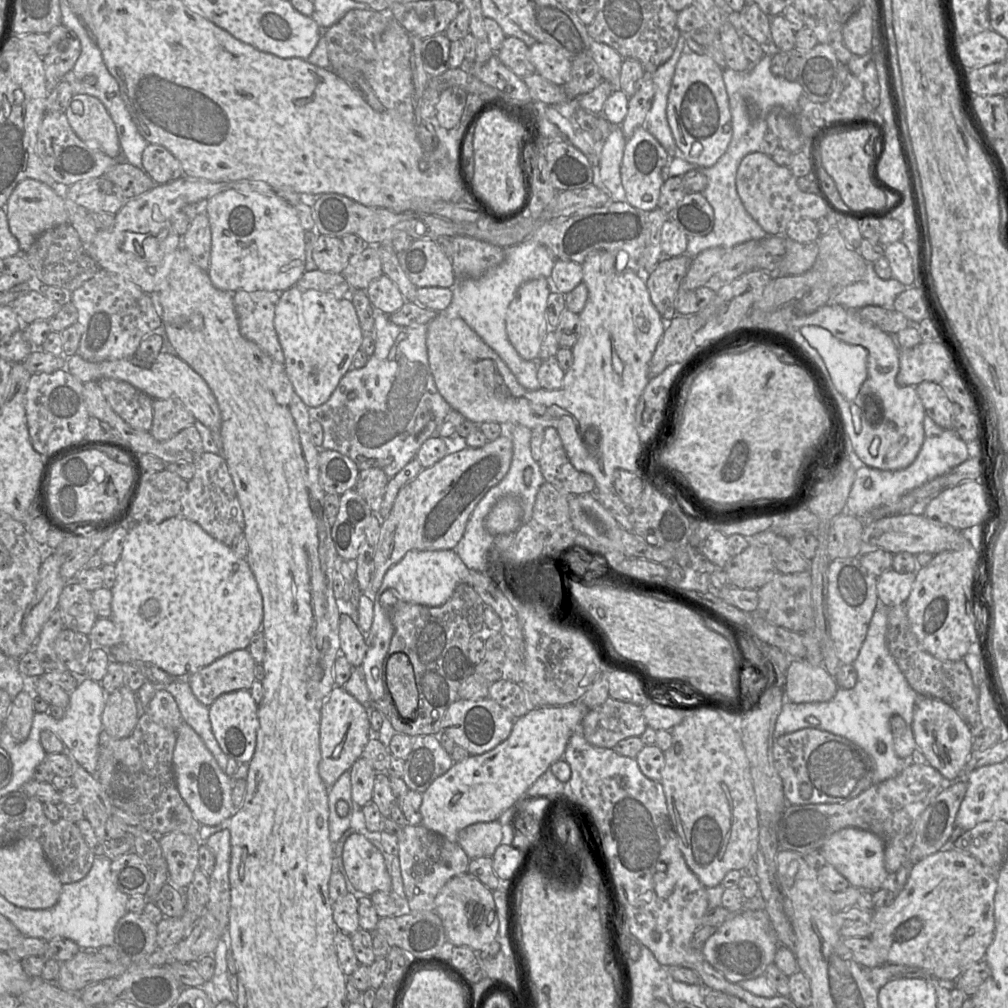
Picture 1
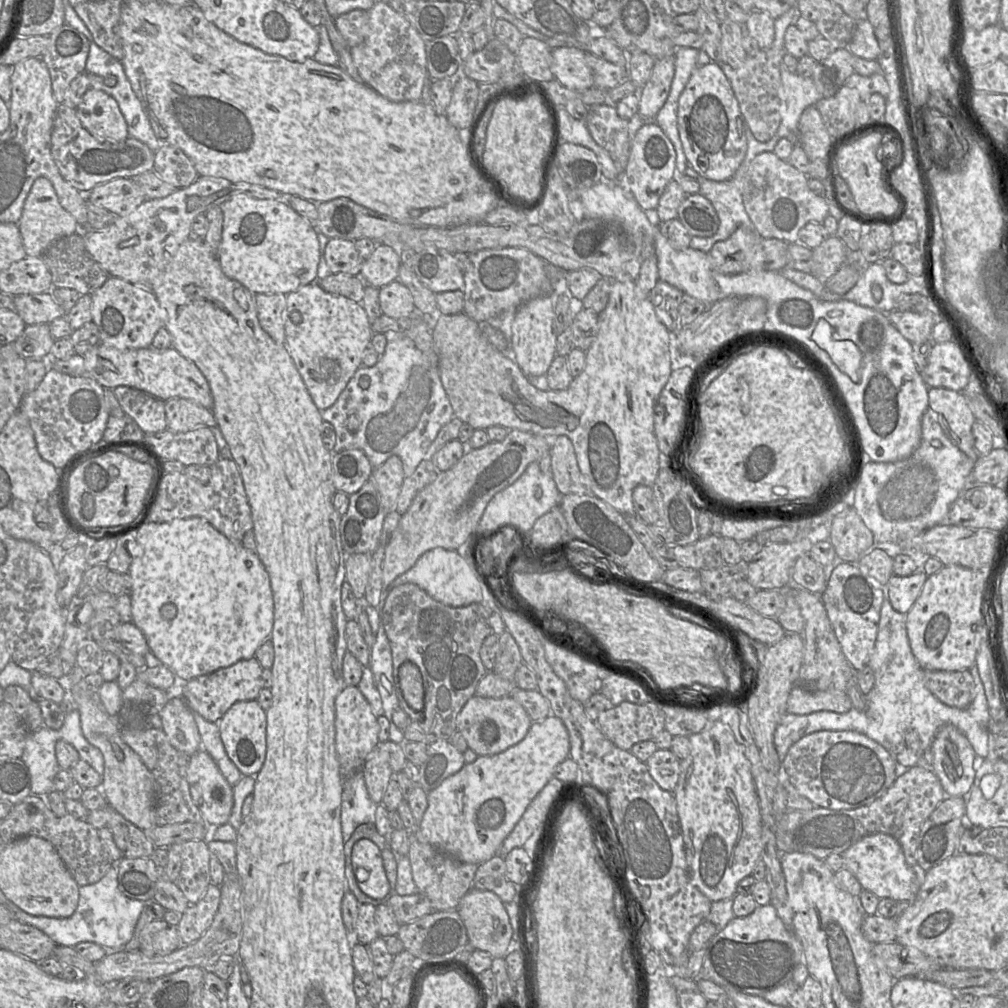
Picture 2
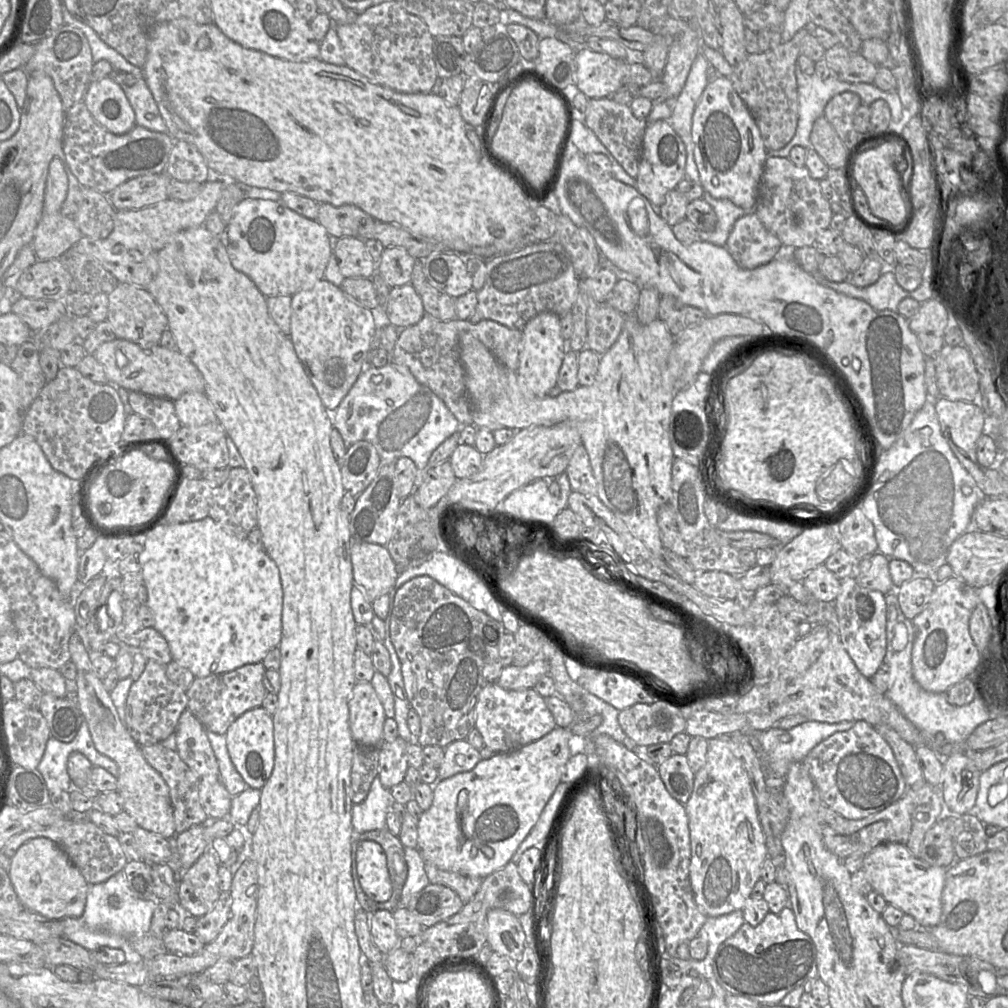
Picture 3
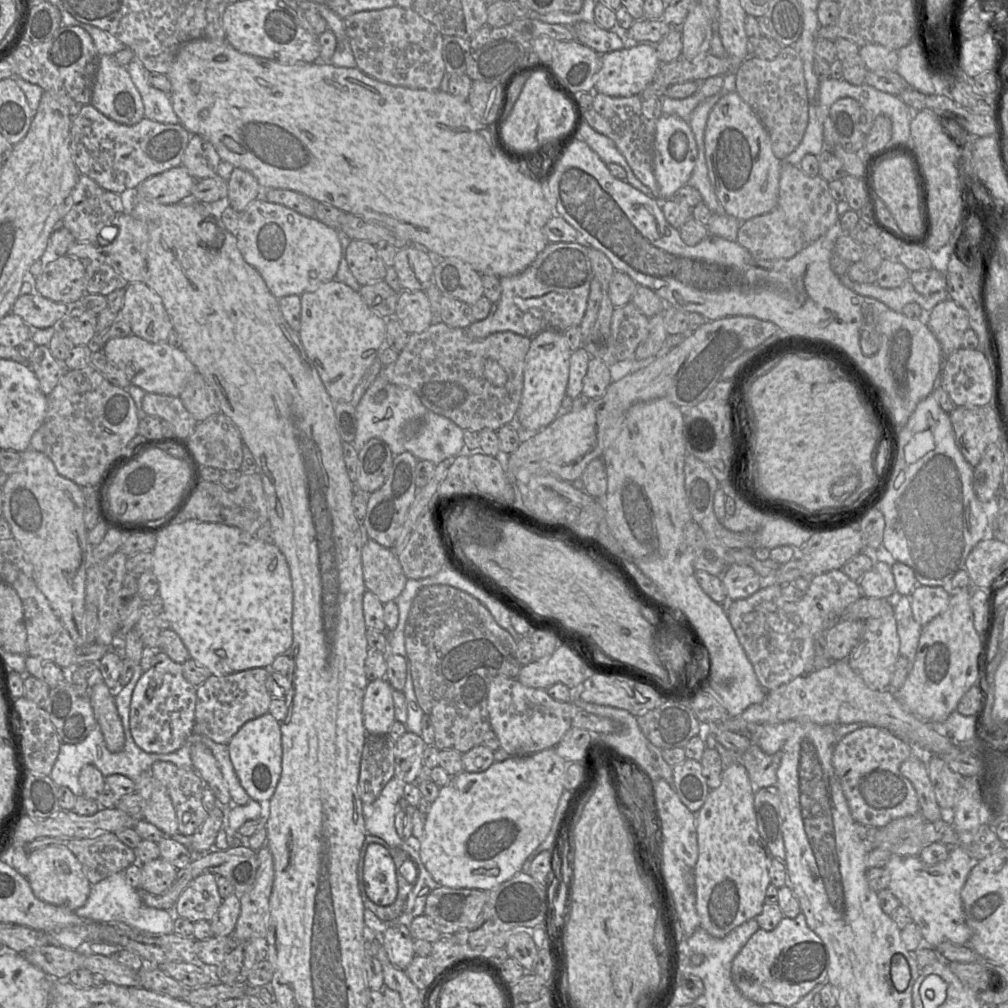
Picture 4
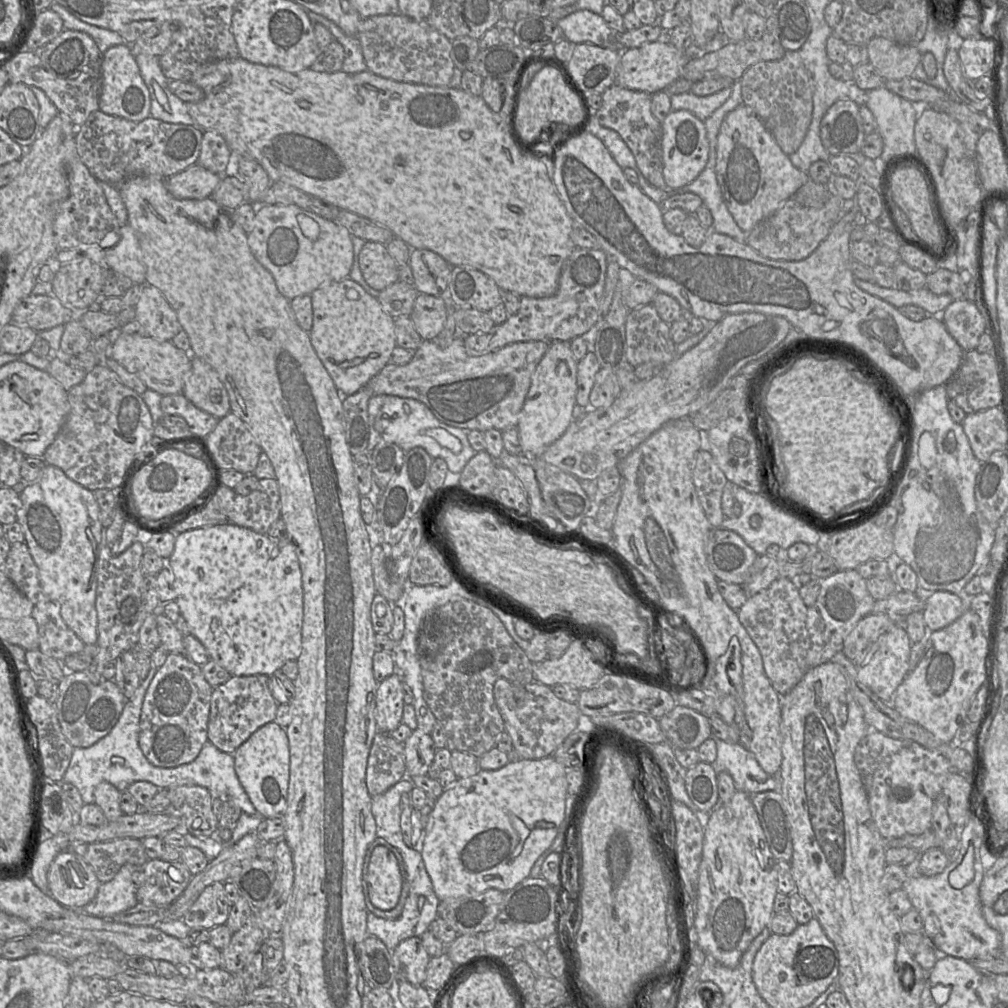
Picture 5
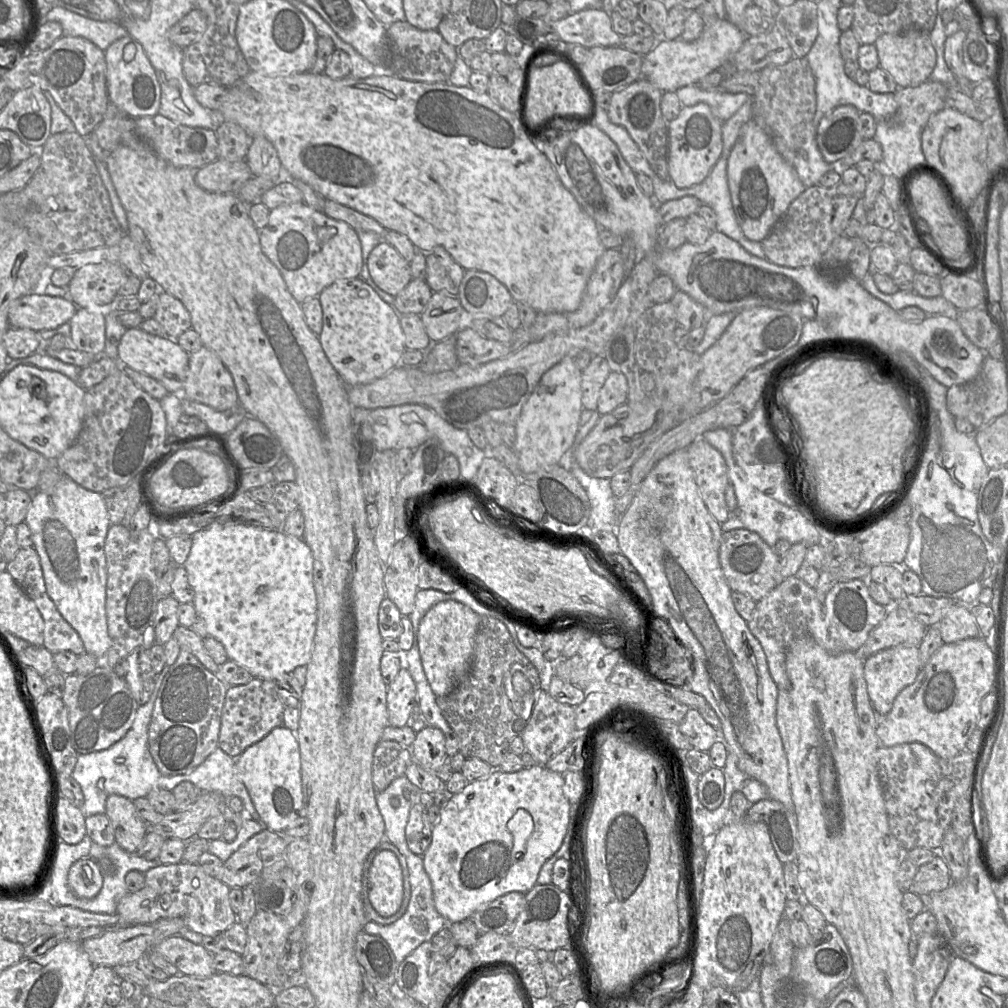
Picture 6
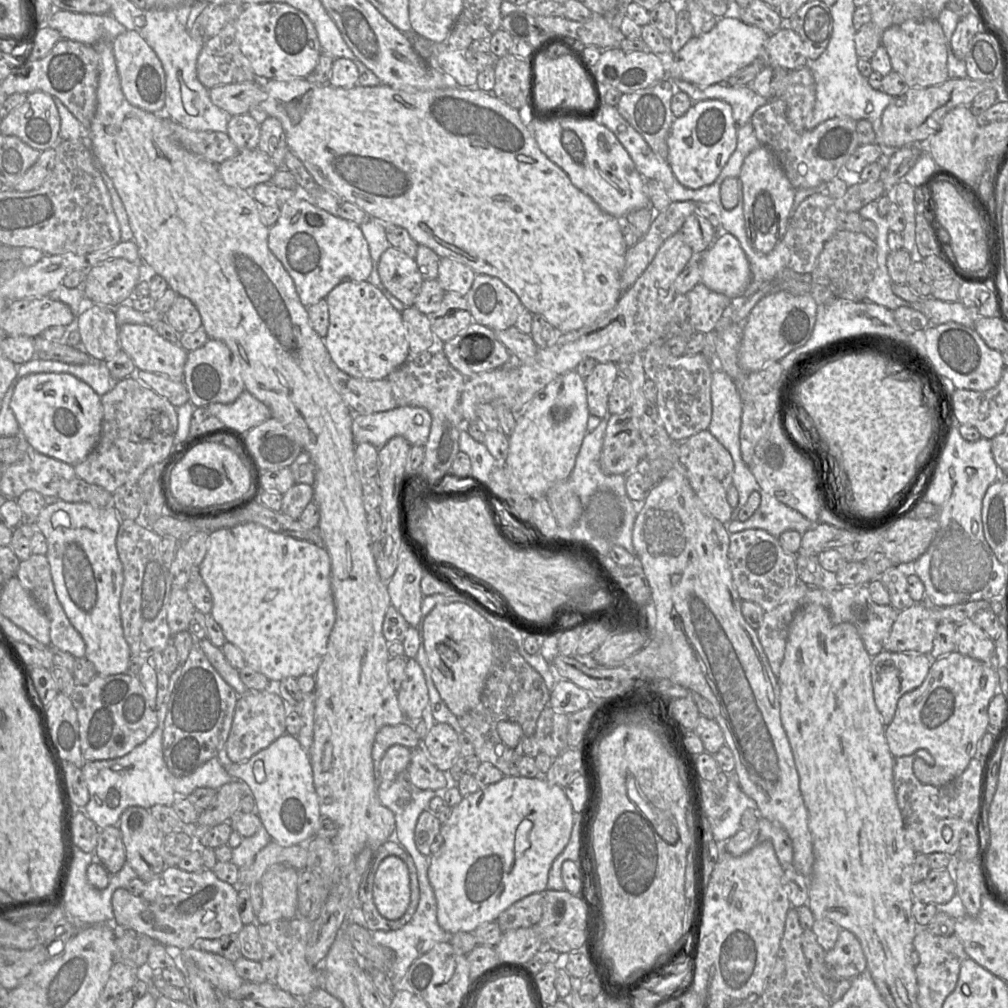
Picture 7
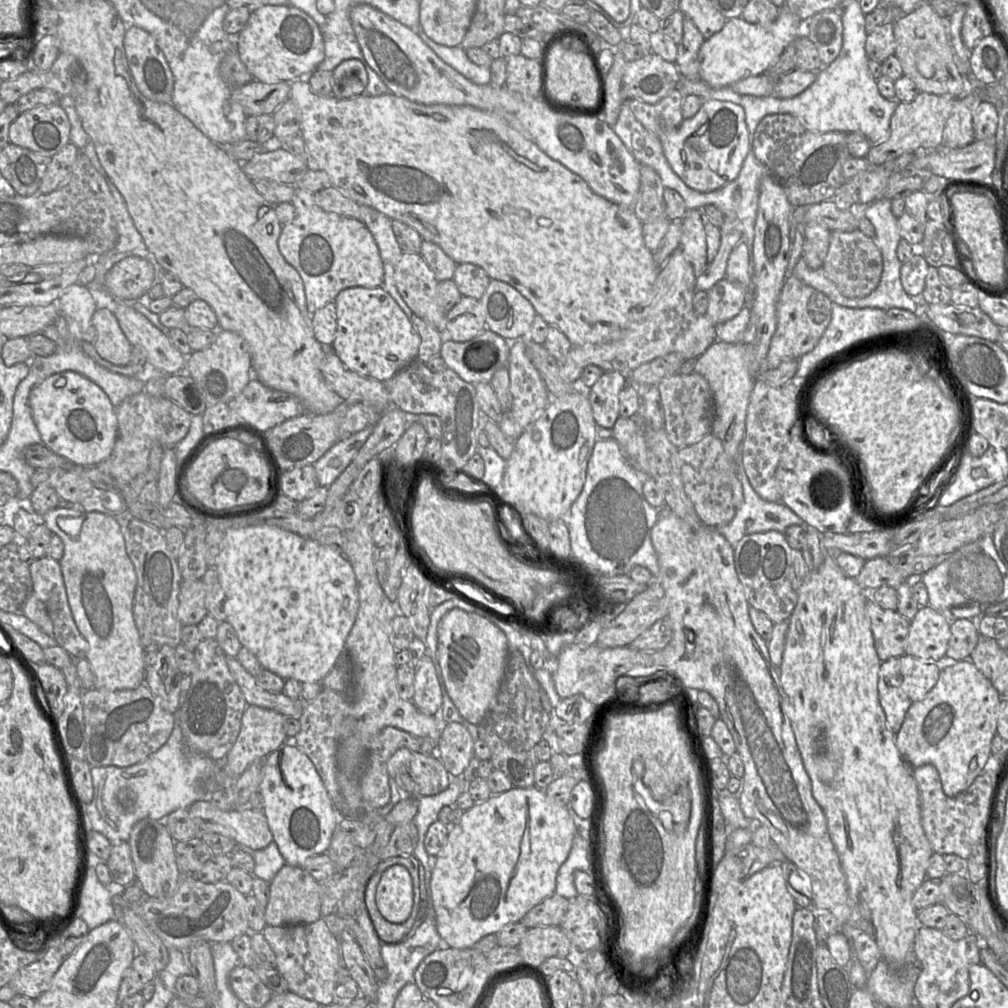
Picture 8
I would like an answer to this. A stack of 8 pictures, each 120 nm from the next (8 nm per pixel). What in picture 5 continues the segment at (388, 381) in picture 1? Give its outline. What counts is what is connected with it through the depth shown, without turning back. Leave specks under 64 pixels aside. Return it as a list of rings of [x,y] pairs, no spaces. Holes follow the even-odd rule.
[[[373,395],[368,401],[368,416],[369,442],[366,452],[368,457],[380,442],[396,444],[405,452],[420,447],[433,458],[444,459],[451,472],[460,474],[468,461],[476,454],[465,430],[444,424],[418,400],[392,395]]]

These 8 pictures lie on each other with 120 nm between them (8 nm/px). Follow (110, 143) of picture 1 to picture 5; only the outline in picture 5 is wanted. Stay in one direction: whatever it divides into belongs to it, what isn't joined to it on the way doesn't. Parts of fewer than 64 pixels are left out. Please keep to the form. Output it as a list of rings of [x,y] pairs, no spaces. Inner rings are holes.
[[[130,44],[108,48],[102,55],[99,110],[127,120],[141,121],[150,116],[150,104],[151,95],[131,53]]]

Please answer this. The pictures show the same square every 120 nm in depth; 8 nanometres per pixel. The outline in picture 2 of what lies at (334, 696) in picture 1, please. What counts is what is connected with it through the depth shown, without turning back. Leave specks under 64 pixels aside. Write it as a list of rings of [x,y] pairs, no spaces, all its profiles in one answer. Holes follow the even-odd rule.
[[[346,686],[335,699],[335,747],[341,766],[342,779],[352,771],[360,770],[365,759],[376,748],[380,726],[370,704],[357,686]]]

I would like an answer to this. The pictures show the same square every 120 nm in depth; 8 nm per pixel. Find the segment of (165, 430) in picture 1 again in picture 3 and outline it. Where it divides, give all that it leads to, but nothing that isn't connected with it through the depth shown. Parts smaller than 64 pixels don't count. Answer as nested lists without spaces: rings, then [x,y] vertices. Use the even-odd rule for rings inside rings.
[[[205,392],[184,393],[174,401],[174,406],[182,426],[199,426],[218,421]]]

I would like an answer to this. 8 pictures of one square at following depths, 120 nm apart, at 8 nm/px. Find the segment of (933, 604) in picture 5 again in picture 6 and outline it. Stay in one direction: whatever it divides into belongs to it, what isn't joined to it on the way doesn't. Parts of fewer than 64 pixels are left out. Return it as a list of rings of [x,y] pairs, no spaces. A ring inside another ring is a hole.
[[[952,606],[939,622],[938,628],[945,644],[981,637],[975,617],[962,606]]]

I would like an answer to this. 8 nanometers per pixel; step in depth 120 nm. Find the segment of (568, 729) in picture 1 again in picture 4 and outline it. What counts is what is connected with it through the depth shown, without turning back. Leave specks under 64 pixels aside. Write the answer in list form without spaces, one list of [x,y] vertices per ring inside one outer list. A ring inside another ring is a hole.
[[[548,748],[525,756],[512,756],[501,762],[495,761],[483,772],[462,771],[455,776],[451,776],[450,781],[440,788],[437,798],[432,802],[429,811],[426,813],[424,834],[419,839],[420,848],[418,853],[434,881],[440,886],[449,888],[470,888],[490,891],[520,872],[524,861],[546,839],[550,832],[560,797],[565,790],[564,773],[566,766],[566,761],[557,754],[555,748]]]

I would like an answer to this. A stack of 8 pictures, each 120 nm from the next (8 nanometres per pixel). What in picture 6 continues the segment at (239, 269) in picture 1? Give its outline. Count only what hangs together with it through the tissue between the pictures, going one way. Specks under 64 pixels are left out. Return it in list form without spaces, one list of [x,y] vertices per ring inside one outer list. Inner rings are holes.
[[[305,203],[272,209],[268,224],[259,230],[259,238],[263,253],[278,268],[289,292],[300,304],[317,297],[337,280],[359,278],[362,271],[362,246],[358,233],[347,223],[330,218]]]

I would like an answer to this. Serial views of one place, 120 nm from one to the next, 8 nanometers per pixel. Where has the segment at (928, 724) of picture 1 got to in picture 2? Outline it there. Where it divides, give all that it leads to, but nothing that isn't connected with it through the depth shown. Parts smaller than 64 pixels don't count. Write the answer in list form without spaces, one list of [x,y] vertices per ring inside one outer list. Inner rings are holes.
[[[950,724],[937,731],[931,752],[932,771],[940,780],[945,795],[966,798],[976,770],[986,758],[977,757],[967,737]]]

